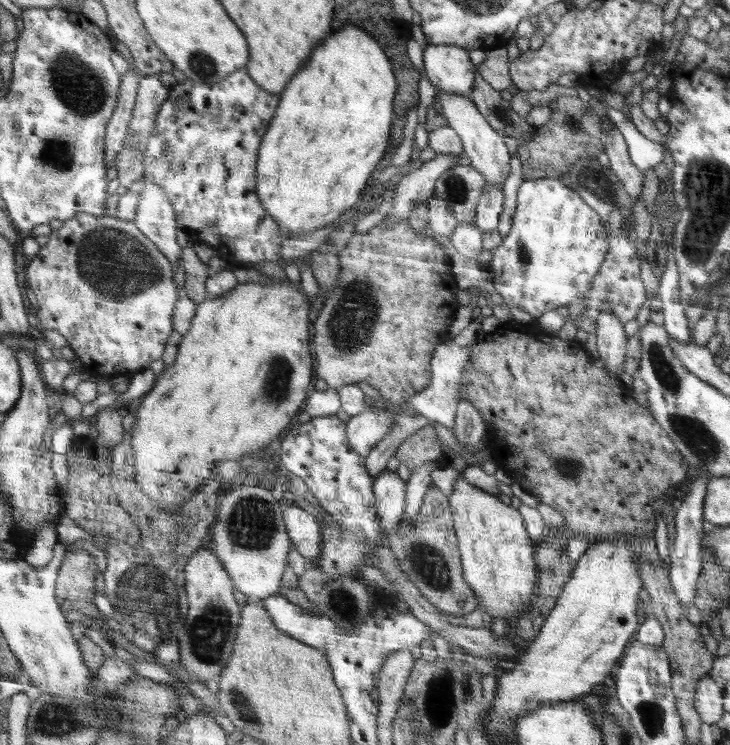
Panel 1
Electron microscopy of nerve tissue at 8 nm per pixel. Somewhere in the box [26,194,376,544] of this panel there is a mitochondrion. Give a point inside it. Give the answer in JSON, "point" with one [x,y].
{"point":[116,264]}

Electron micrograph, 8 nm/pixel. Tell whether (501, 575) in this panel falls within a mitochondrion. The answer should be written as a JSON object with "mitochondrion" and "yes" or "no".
{"mitochondrion":"no"}

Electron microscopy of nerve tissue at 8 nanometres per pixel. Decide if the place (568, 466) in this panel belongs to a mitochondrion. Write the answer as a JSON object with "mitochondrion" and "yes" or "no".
{"mitochondrion":"yes"}

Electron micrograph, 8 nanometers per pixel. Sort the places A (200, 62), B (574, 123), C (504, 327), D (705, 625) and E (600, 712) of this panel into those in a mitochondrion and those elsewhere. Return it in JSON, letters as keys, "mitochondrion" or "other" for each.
{"A":"mitochondrion","B":"mitochondrion","C":"other","D":"other","E":"other"}

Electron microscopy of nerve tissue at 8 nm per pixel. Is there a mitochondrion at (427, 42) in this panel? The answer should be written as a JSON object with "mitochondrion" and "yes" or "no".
{"mitochondrion":"no"}

